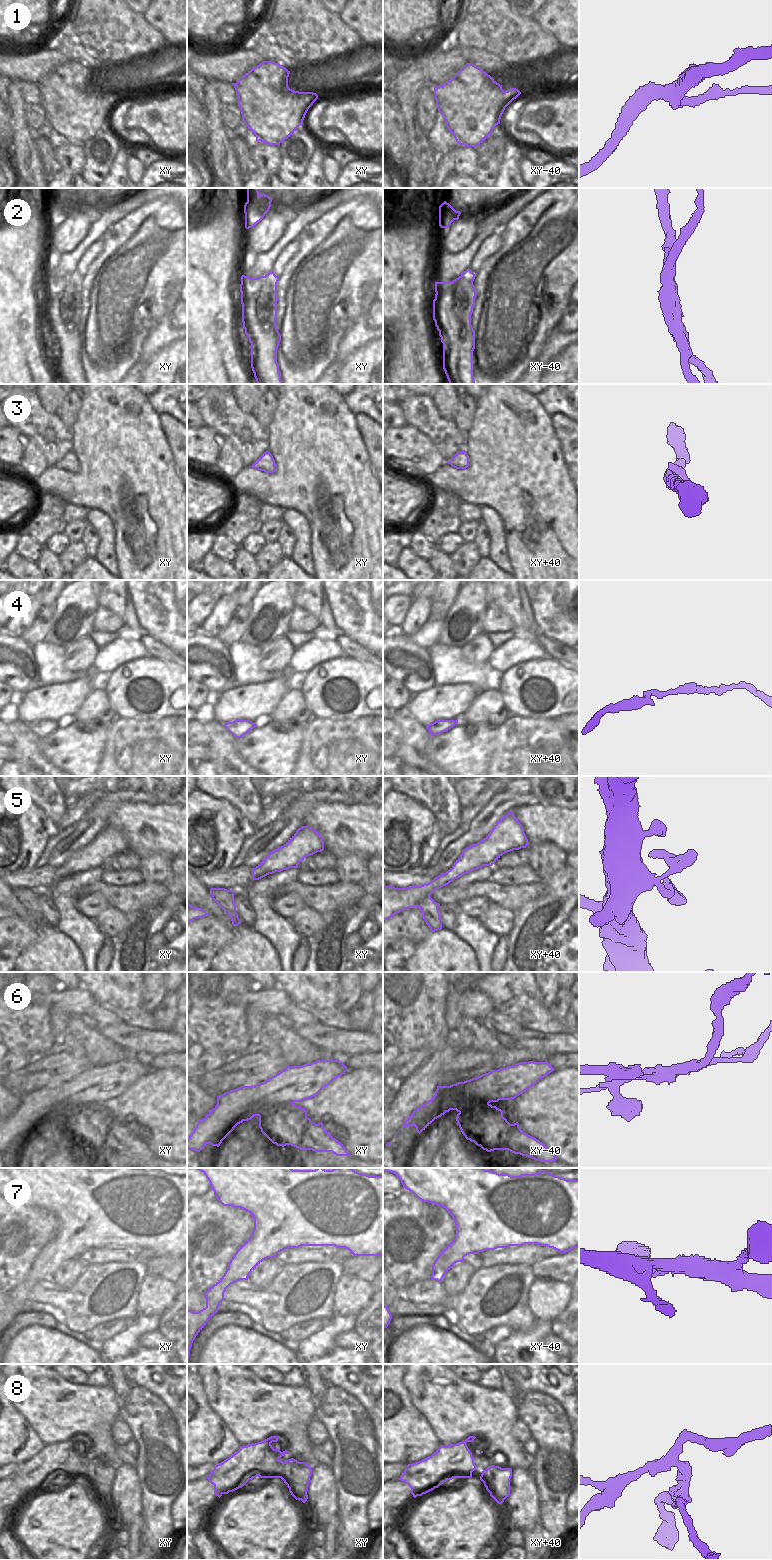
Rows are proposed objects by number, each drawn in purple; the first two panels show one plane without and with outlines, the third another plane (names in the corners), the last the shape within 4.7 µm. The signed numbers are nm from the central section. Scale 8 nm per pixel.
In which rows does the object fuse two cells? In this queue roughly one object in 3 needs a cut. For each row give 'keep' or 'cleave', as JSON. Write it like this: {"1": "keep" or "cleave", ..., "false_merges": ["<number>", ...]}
{"1": "keep", "2": "cleave", "3": "keep", "4": "keep", "5": "keep", "6": "cleave", "7": "keep", "8": "cleave", "false_merges": ["2", "6", "8"]}

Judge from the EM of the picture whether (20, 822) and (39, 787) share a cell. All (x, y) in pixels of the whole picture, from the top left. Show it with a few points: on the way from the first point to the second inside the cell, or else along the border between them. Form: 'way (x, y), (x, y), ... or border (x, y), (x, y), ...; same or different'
border (34, 803), (50, 820); different

